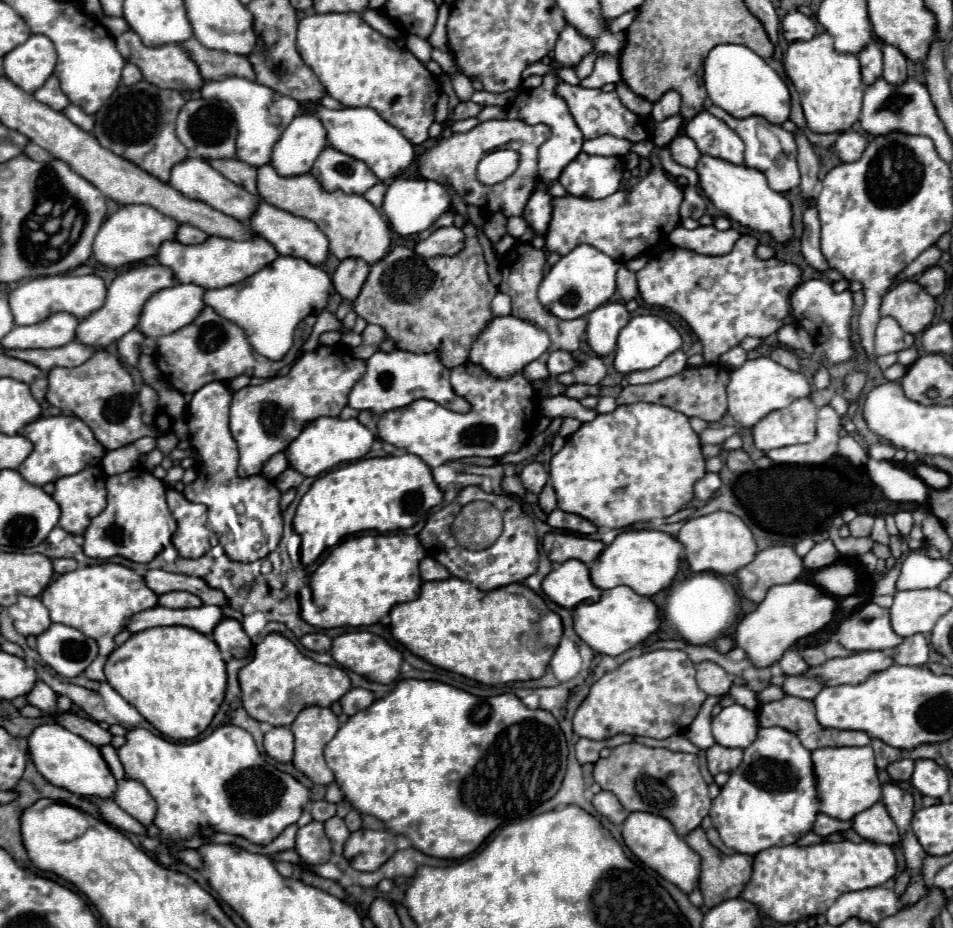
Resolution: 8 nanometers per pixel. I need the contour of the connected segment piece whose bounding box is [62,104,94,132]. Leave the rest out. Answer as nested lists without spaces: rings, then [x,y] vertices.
[[[68,104],[68,106],[62,110],[62,114],[64,114],[70,122],[74,122],[78,128],[82,128],[82,130],[86,130],[86,132],[92,132],[92,128],[94,128],[94,118],[88,116],[82,108],[78,108],[78,106],[74,106],[74,104]]]

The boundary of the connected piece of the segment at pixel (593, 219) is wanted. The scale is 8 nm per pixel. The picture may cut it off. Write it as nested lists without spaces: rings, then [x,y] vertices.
[[[654,145],[650,153],[652,170],[642,178],[630,192],[618,190],[604,200],[588,200],[576,196],[552,198],[552,220],[546,232],[546,248],[566,256],[578,244],[588,244],[600,252],[612,256],[618,262],[628,262],[644,252],[648,252],[658,240],[672,232],[680,224],[680,202],[682,188],[668,178],[660,166],[658,154],[660,147]]]

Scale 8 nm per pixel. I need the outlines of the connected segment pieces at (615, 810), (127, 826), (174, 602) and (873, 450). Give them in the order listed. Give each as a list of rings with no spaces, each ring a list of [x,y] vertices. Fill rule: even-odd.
[[[604,790],[598,792],[592,802],[594,802],[594,808],[600,814],[604,814],[612,824],[622,824],[630,814],[612,792],[604,792]]]
[[[88,798],[92,804],[96,804],[98,806],[98,810],[100,810],[100,814],[102,814],[102,818],[108,822],[108,824],[112,824],[112,826],[116,826],[116,828],[120,828],[120,830],[126,830],[126,832],[134,832],[134,834],[146,834],[146,828],[138,822],[138,820],[134,820],[130,814],[126,814],[112,798]]]
[[[166,592],[160,596],[158,604],[166,608],[196,608],[202,606],[202,600],[190,592]]]
[[[878,442],[878,444],[870,444],[868,446],[868,456],[874,458],[874,460],[892,460],[894,452],[896,452],[896,448],[892,444]]]

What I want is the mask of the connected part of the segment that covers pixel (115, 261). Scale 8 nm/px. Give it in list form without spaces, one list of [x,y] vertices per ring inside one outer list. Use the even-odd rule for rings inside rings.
[[[128,204],[120,206],[118,212],[114,212],[100,228],[94,240],[94,258],[110,268],[120,268],[124,264],[140,262],[150,256],[156,256],[162,242],[176,240],[176,230],[178,222],[170,216],[160,214],[156,208],[146,206],[146,204]]]

